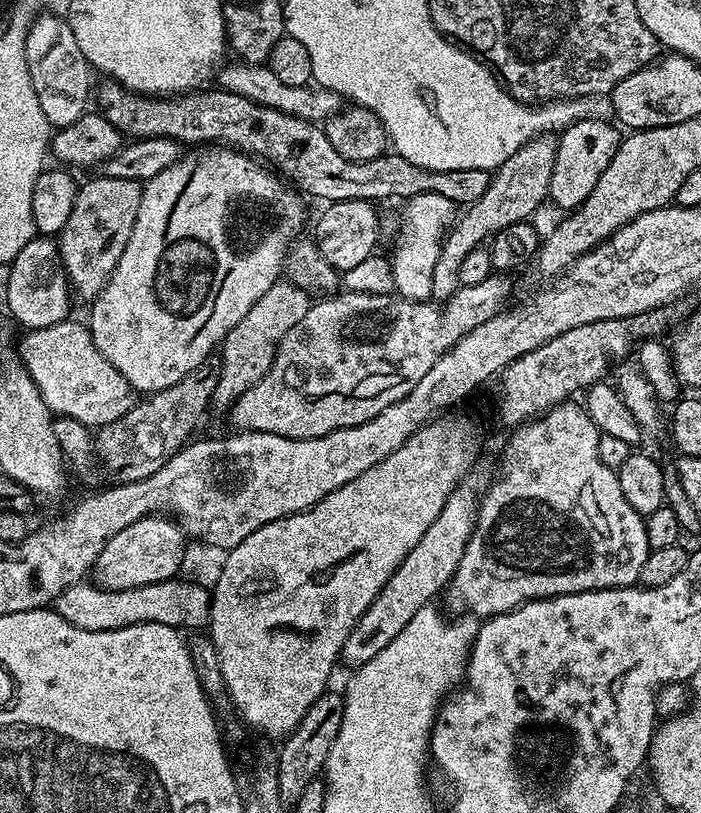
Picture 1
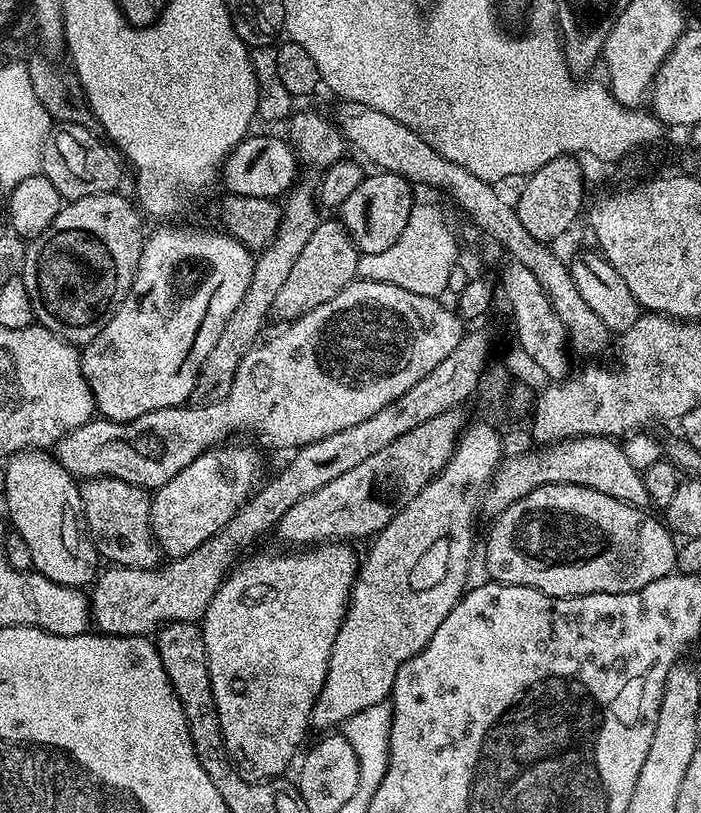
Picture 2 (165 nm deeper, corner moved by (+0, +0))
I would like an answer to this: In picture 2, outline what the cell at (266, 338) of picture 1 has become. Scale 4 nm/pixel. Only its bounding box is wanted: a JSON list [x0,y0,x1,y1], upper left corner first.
[272,219,361,322]

